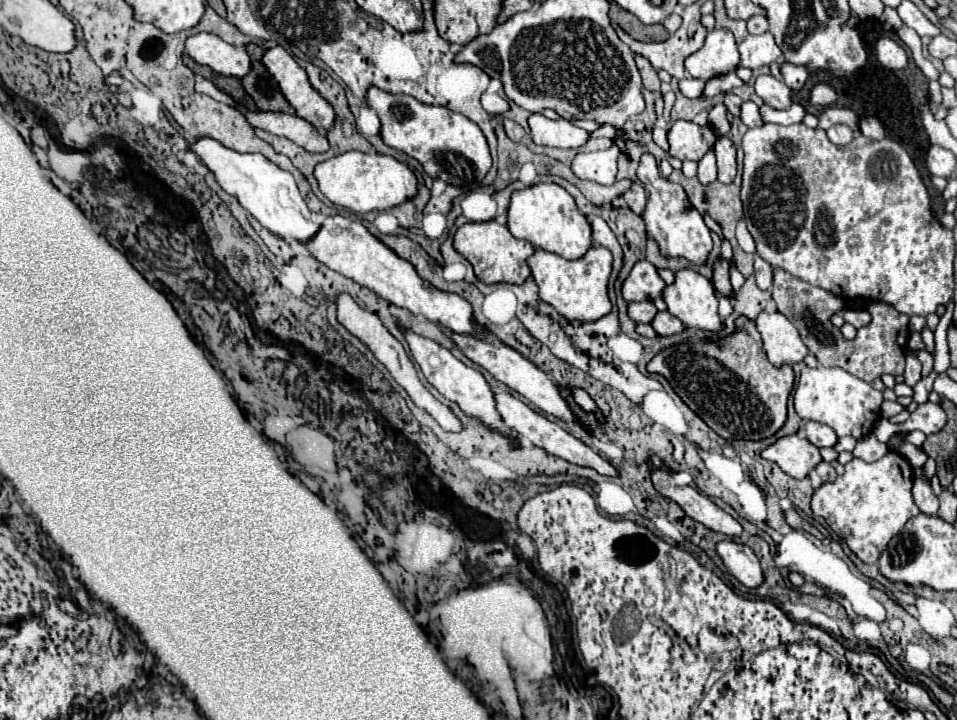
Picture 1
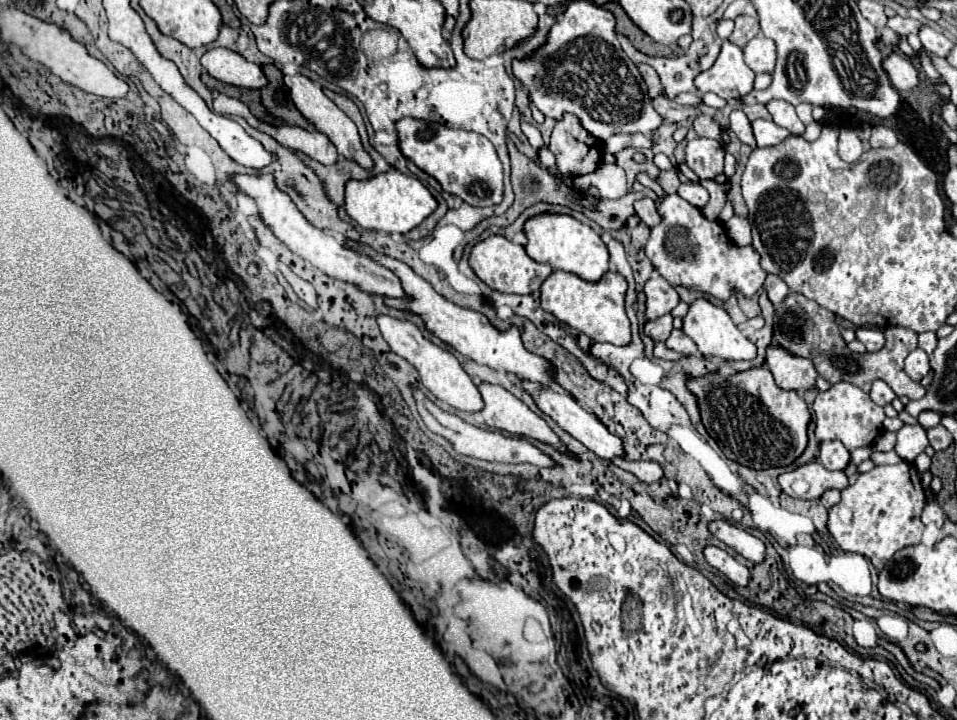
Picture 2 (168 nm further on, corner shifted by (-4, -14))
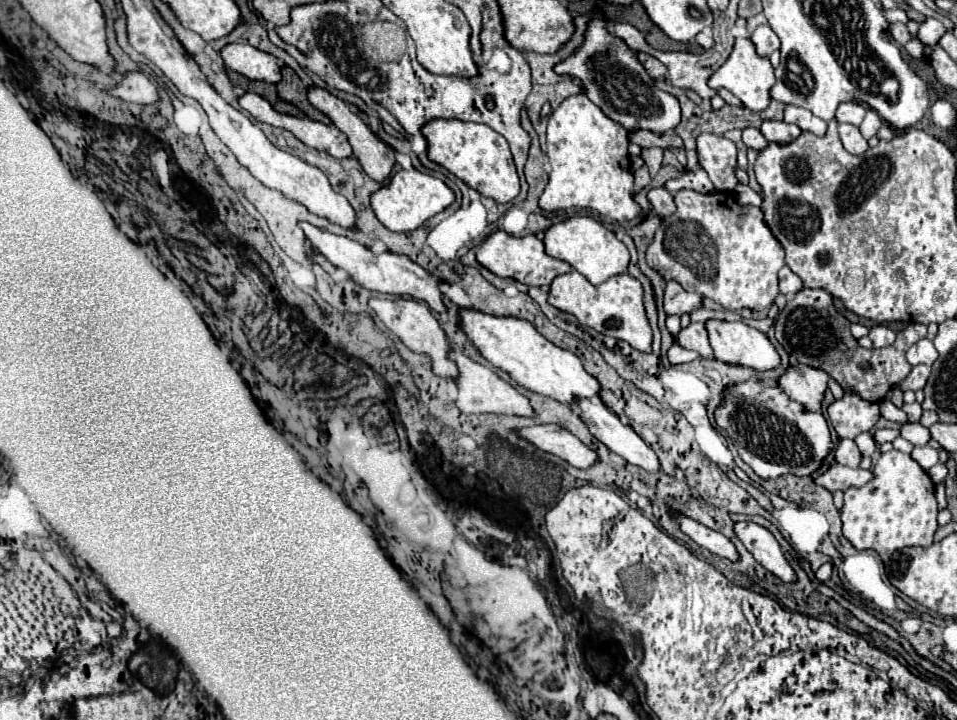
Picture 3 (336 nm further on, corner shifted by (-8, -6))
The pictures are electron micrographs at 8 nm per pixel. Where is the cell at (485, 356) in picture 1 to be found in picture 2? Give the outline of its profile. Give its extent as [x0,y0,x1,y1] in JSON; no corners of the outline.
[523,381,625,459]

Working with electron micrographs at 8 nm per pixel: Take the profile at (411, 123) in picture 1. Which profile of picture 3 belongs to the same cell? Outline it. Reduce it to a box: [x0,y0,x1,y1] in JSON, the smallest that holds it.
[421,119,519,203]

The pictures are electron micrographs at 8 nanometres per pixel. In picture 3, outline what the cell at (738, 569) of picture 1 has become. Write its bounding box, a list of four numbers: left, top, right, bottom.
[677,515,739,561]

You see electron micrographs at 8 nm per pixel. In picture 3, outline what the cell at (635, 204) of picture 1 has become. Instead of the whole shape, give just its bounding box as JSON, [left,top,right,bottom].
[647,187,677,217]

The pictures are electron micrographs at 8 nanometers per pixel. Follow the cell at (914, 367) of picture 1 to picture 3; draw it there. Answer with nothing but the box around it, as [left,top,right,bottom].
[907,339,937,365]

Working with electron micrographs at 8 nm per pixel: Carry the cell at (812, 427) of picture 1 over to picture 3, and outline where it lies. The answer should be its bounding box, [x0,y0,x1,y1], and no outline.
[835,439,861,467]

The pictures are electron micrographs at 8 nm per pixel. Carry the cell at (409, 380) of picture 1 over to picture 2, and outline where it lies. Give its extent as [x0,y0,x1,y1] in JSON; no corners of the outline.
[413,389,555,467]

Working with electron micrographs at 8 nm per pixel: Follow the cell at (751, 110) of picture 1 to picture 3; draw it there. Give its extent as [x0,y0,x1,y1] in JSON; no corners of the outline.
[761,119,801,143]

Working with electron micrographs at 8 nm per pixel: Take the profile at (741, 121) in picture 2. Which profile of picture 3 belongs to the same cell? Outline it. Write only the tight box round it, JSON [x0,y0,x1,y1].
[743,127,767,151]

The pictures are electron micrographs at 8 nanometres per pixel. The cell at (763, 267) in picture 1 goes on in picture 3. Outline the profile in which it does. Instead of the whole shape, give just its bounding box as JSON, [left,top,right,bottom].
[779,265,803,295]

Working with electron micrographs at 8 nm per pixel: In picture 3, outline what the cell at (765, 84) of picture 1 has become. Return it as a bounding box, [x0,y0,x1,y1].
[785,105,827,135]

